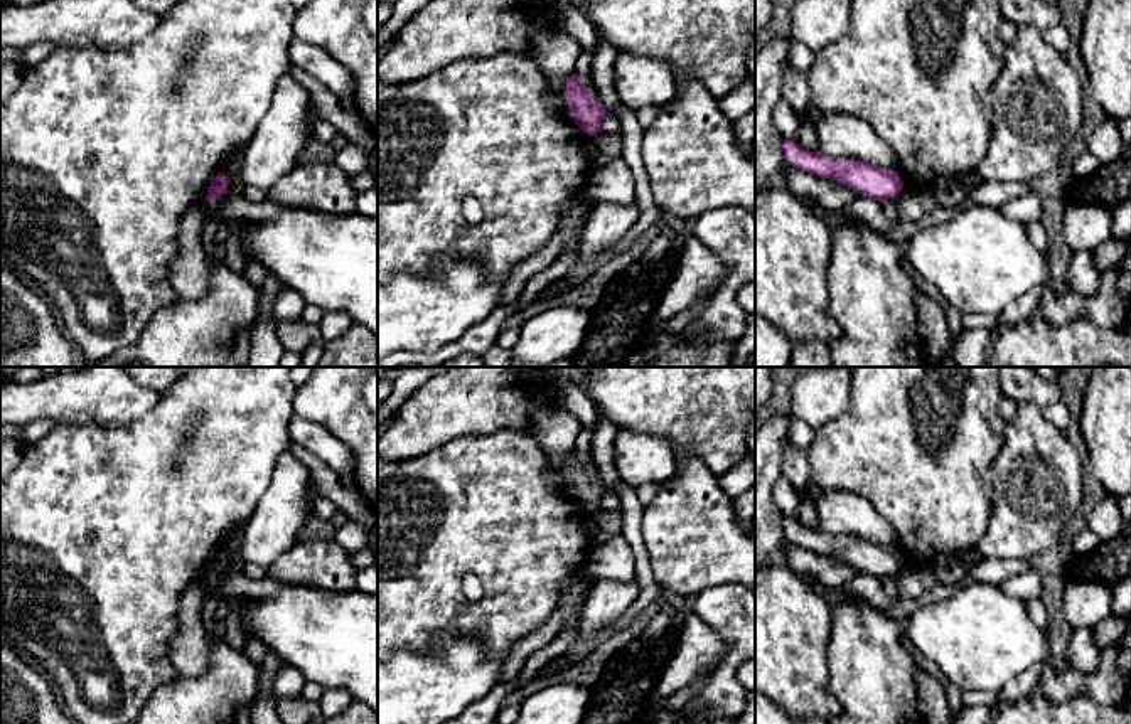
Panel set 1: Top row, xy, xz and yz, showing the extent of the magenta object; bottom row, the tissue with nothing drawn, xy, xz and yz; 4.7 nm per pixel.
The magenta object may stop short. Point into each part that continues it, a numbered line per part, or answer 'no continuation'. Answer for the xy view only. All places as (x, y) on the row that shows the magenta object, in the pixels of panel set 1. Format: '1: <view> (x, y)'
no continuation

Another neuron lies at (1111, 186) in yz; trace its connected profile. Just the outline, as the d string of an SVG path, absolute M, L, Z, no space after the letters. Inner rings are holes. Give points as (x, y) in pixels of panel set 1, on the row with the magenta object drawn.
M1119 158L1096 175L1077 178L1067 195L1069 204L1096 200L1112 209L1131 197L1131 160Z

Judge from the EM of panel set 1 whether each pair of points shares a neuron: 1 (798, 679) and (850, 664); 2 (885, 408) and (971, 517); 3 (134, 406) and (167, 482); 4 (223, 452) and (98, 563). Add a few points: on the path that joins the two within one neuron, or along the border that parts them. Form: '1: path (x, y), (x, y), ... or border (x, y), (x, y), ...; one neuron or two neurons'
1: border (830, 632), (828, 689), (841, 706); two neurons
2: path (911, 435), (927, 473), (944, 490); one neuron
3: border (162, 394), (132, 421), (100, 425); two neurons
4: path (192, 468), (128, 532); one neuron

